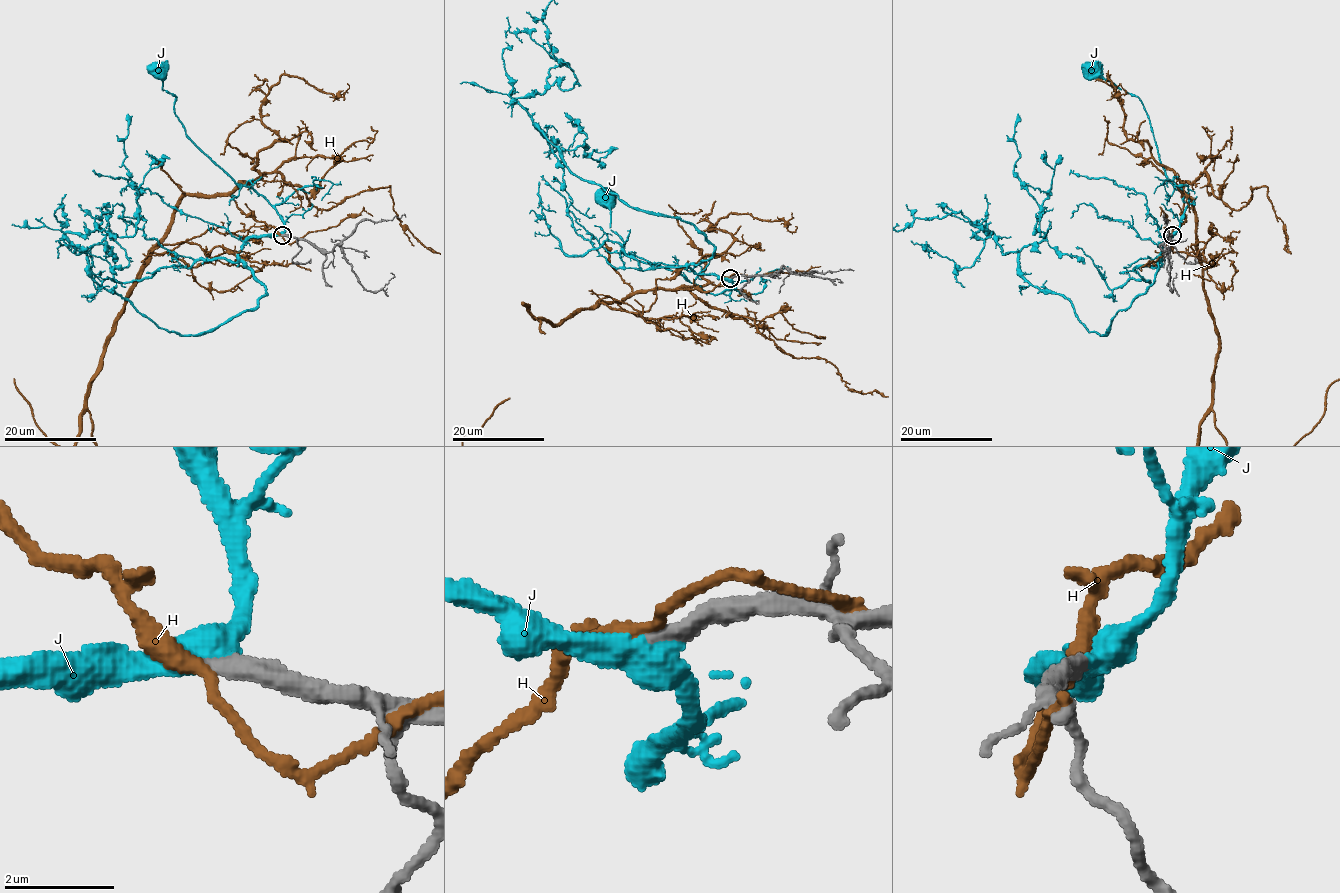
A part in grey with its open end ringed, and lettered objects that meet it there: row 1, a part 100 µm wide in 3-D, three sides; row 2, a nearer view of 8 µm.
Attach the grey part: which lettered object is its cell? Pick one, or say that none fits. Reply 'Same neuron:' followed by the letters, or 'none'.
Same neuron: J

